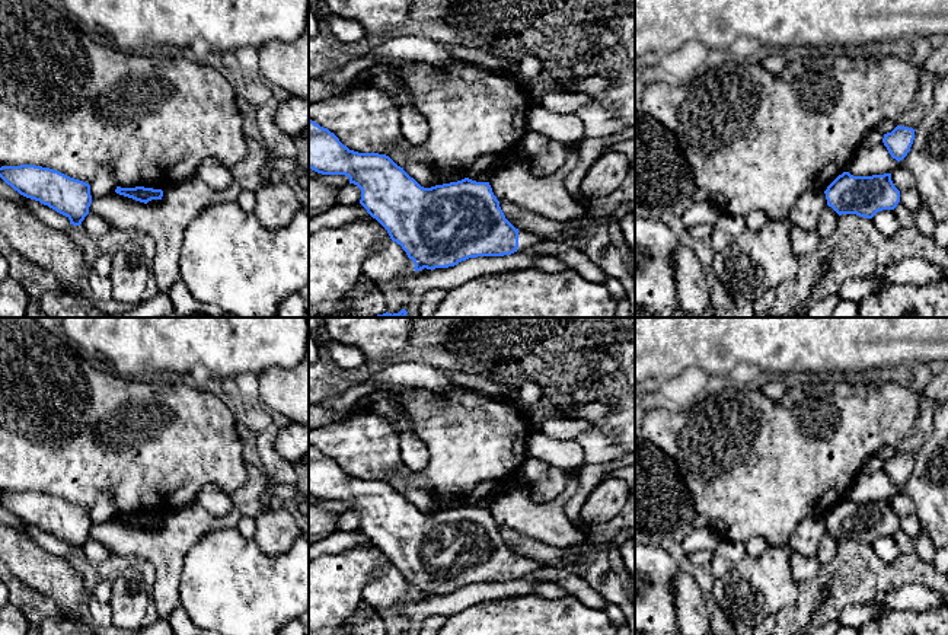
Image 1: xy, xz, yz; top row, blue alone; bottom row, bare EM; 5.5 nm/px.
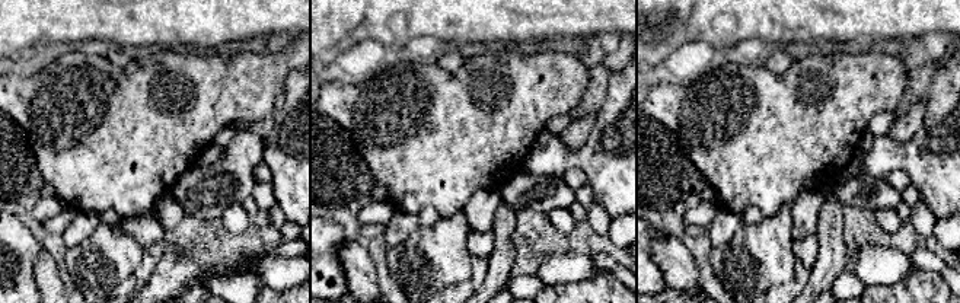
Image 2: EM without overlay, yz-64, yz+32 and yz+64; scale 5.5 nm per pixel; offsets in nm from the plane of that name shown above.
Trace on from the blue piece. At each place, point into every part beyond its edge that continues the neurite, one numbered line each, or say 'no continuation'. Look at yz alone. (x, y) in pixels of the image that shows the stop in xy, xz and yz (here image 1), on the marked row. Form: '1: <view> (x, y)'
no continuation

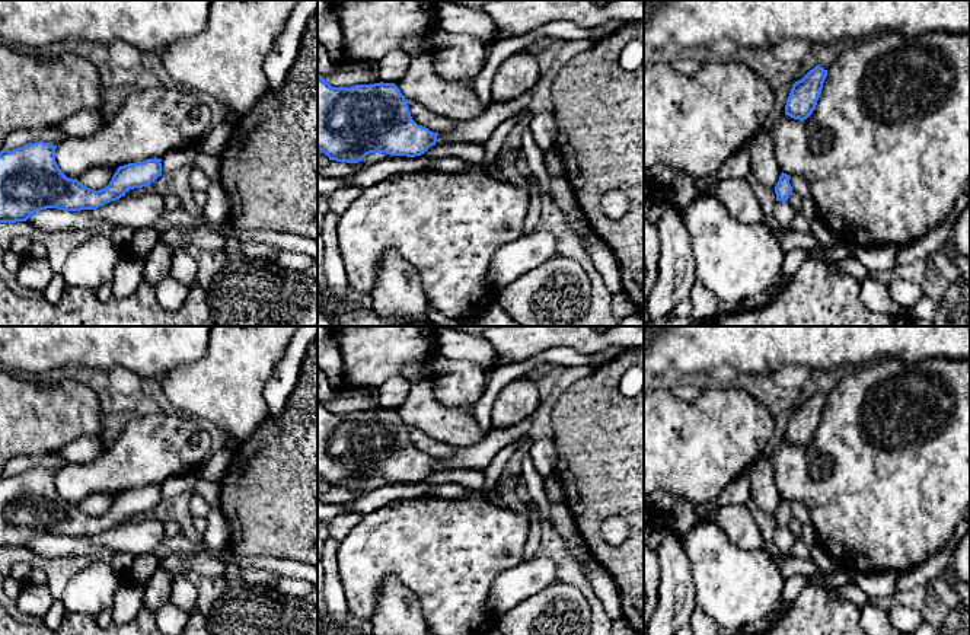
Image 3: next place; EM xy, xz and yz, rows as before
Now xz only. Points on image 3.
no continuation

